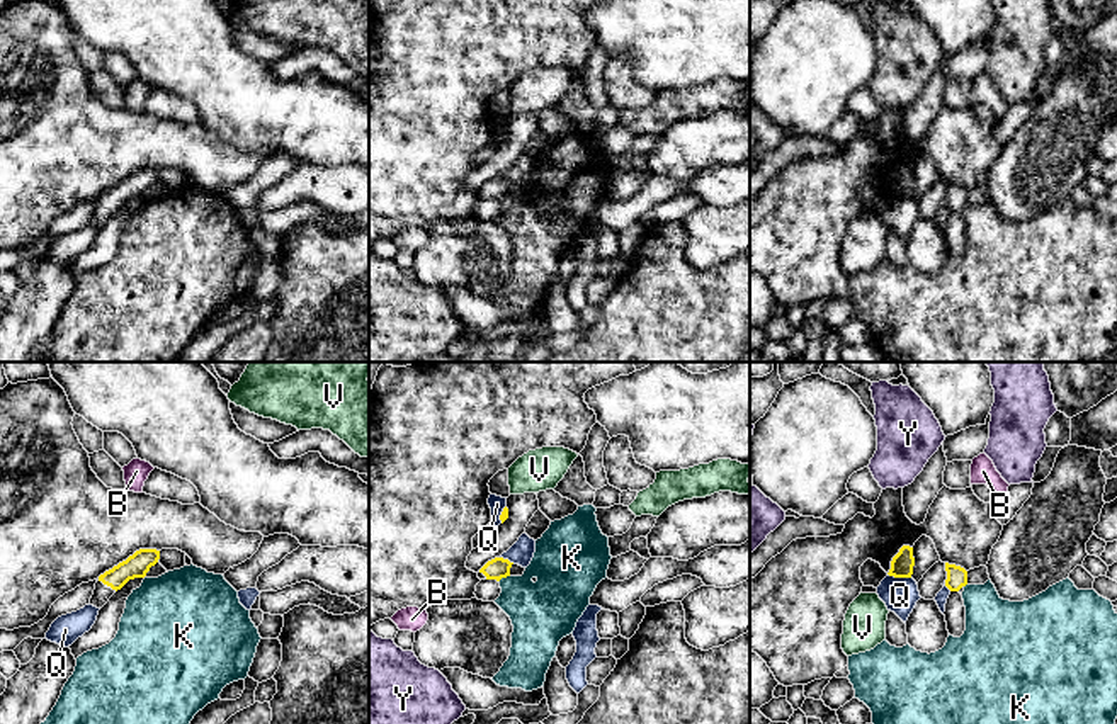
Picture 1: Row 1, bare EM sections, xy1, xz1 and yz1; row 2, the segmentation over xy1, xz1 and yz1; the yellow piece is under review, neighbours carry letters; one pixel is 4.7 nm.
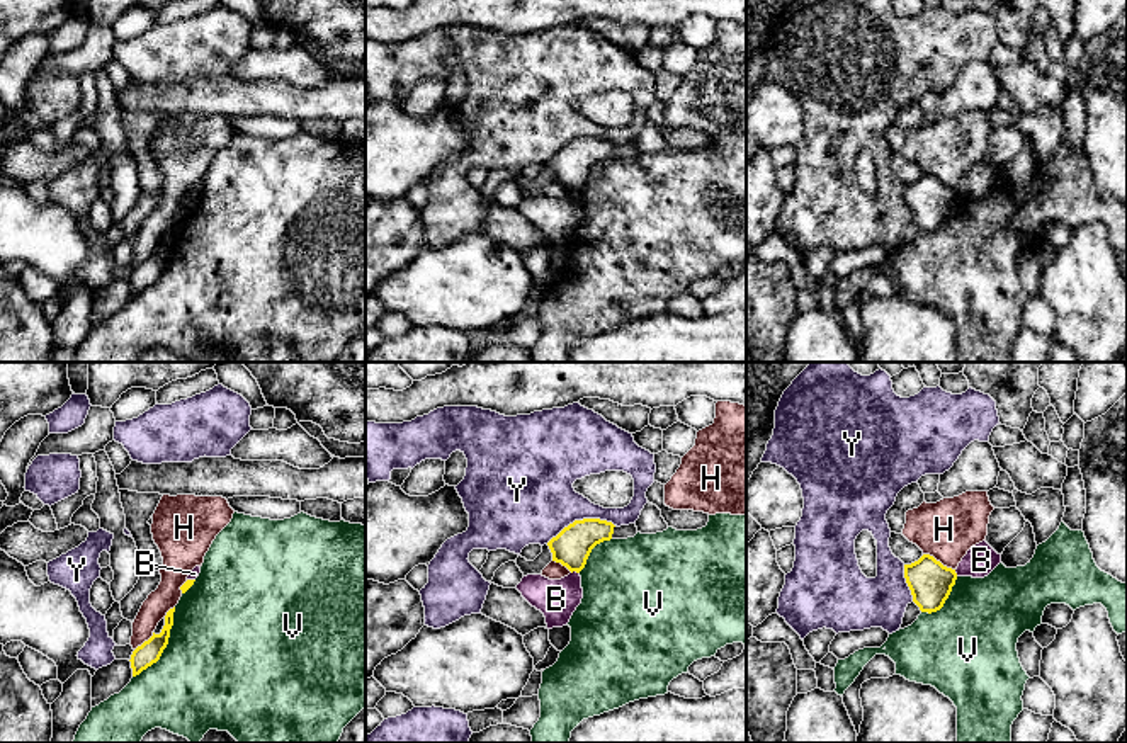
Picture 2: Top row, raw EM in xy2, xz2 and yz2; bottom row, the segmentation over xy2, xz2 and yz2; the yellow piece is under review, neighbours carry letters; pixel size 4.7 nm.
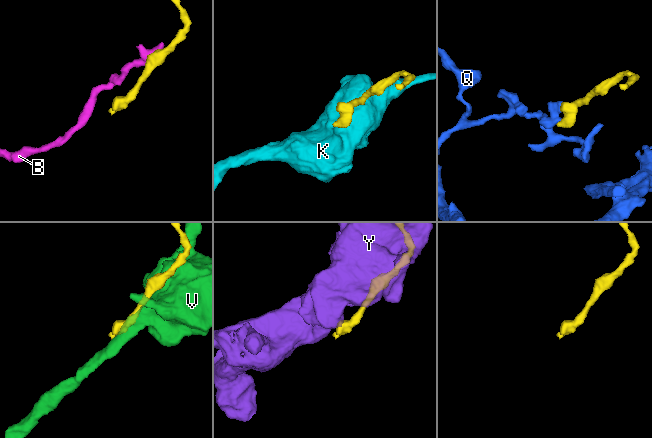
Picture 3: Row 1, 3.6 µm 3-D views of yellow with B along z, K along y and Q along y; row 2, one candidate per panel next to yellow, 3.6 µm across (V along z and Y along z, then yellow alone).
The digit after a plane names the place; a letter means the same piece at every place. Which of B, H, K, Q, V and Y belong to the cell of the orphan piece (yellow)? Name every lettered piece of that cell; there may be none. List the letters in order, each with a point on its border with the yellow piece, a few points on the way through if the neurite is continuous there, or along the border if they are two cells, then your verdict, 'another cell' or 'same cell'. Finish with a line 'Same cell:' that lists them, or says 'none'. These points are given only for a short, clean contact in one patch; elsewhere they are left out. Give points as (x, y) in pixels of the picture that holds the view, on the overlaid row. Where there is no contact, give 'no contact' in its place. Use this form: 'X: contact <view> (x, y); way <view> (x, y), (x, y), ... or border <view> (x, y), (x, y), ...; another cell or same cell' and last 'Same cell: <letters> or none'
B: contact xz2 (575, 570); border xz2 (578, 572), (571, 573); another cell
H: contact yz2 (939, 561); another cell
K: contact xz1 (504, 576); border xz1 (509, 575), (498, 582); another cell
Q: contact yz1 (900, 576); border yz1 (888, 573), (898, 578), (910, 578); another cell
V: contact xy2 (165, 646); another cell
Y: contact xz2 (580, 521); another cell
Same cell: none

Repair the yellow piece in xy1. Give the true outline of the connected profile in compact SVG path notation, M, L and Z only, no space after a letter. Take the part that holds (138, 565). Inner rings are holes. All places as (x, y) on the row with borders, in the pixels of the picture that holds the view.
M139 549L126 561L99 576L90 605L102 608L109 598L121 590L129 580L145 578L151 566L160 559L156 549Z

